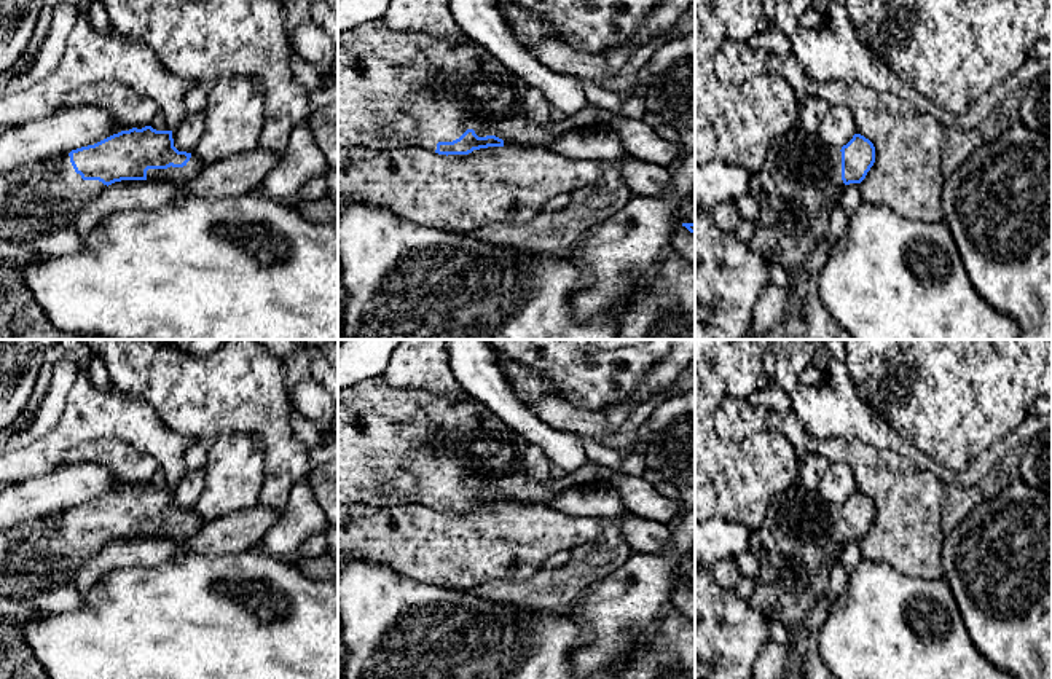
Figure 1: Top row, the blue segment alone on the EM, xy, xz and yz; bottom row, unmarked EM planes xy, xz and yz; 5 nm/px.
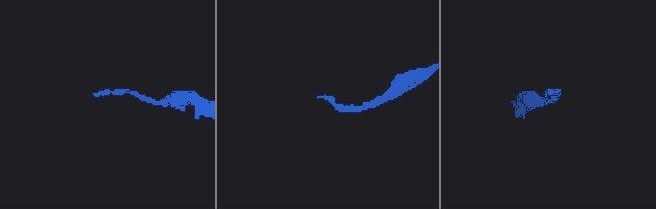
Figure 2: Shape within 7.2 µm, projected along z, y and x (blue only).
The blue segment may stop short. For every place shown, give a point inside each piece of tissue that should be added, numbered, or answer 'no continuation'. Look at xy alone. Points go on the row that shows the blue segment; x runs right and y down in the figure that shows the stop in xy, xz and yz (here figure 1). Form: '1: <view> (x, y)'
1: xy (177, 176)

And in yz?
1: yz (799, 185)

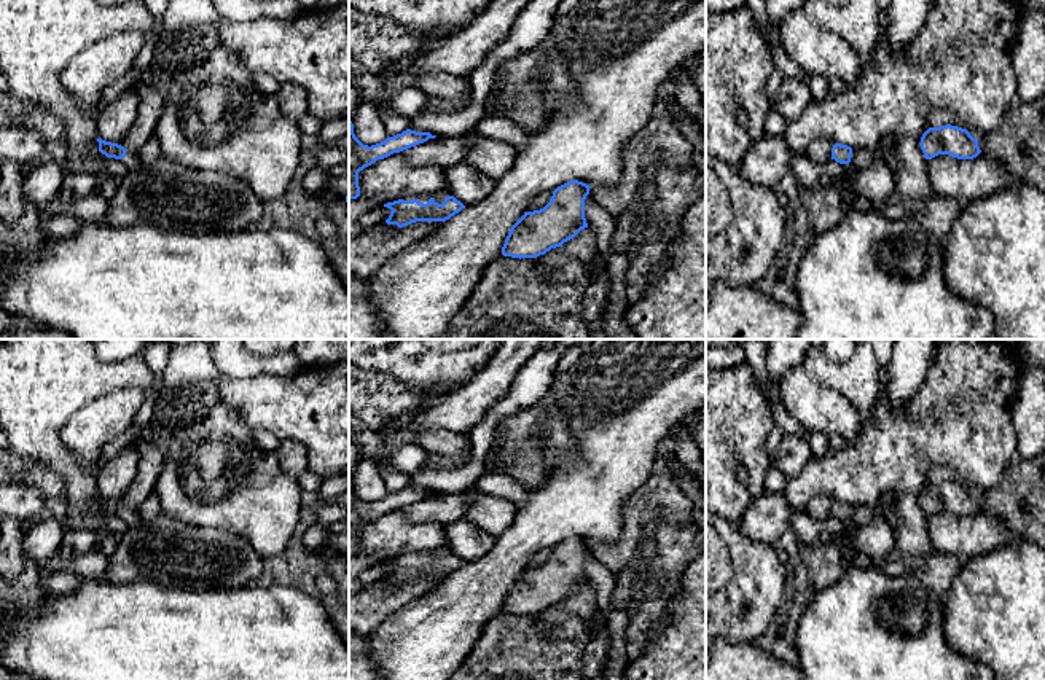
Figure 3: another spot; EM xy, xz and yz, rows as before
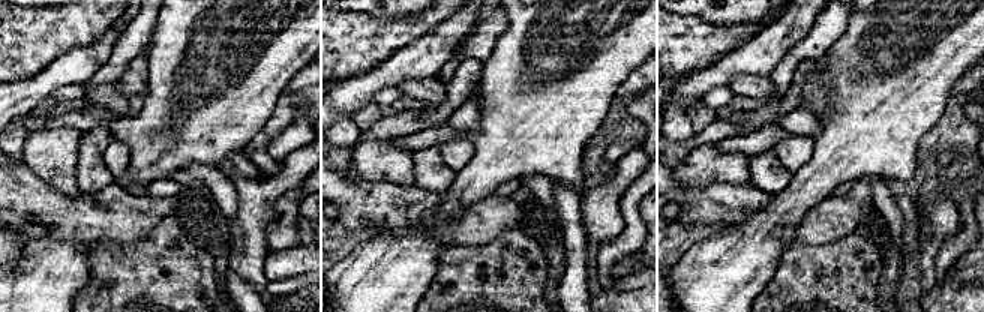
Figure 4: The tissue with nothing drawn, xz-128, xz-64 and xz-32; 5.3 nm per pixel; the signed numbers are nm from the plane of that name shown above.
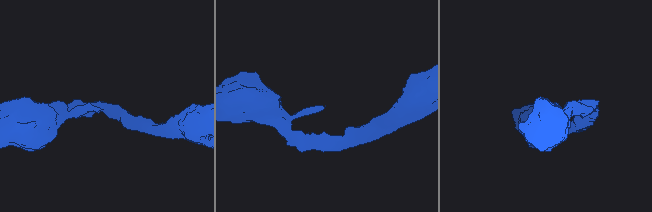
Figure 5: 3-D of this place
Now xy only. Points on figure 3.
1: xy (131, 160)

